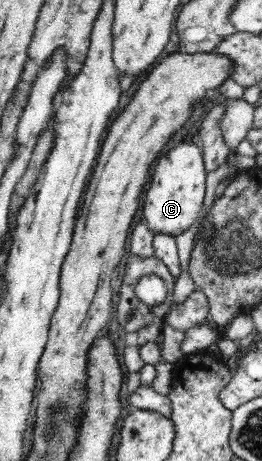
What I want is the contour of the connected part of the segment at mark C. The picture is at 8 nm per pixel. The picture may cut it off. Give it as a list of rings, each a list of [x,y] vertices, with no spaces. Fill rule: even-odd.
[[[194,143],[175,144],[157,160],[149,188],[143,200],[143,219],[155,235],[177,237],[196,222],[204,210],[206,170],[200,146]]]

